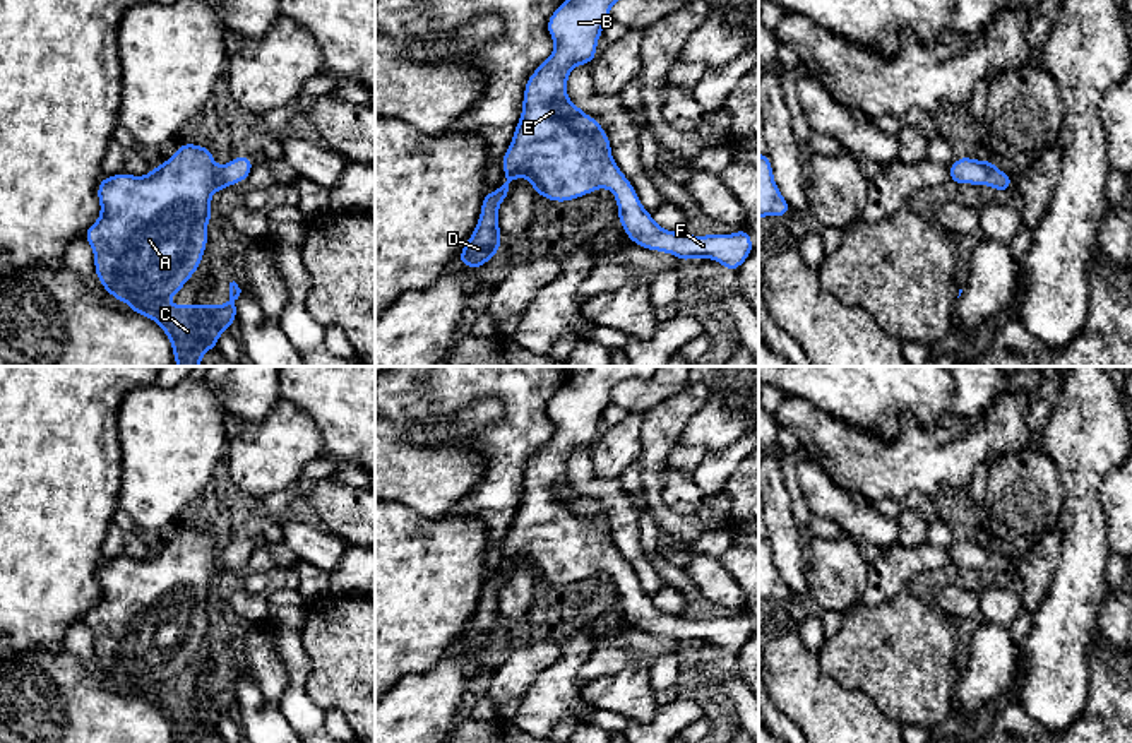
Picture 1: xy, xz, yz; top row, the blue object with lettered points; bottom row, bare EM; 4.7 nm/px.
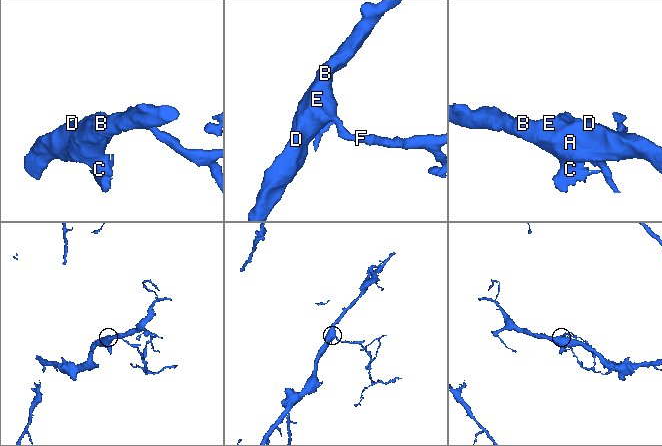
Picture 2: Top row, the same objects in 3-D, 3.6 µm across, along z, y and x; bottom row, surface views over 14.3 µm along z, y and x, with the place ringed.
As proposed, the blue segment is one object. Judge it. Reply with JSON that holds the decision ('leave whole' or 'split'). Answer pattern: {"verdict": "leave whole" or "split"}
{"verdict": "leave whole"}

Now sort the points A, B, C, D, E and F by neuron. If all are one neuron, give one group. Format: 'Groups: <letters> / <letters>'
Groups: A B C D E F

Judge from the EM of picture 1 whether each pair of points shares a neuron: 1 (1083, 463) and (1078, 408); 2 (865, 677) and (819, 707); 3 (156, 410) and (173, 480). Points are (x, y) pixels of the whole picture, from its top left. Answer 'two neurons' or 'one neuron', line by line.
1: one neuron
2: two neurons
3: one neuron

